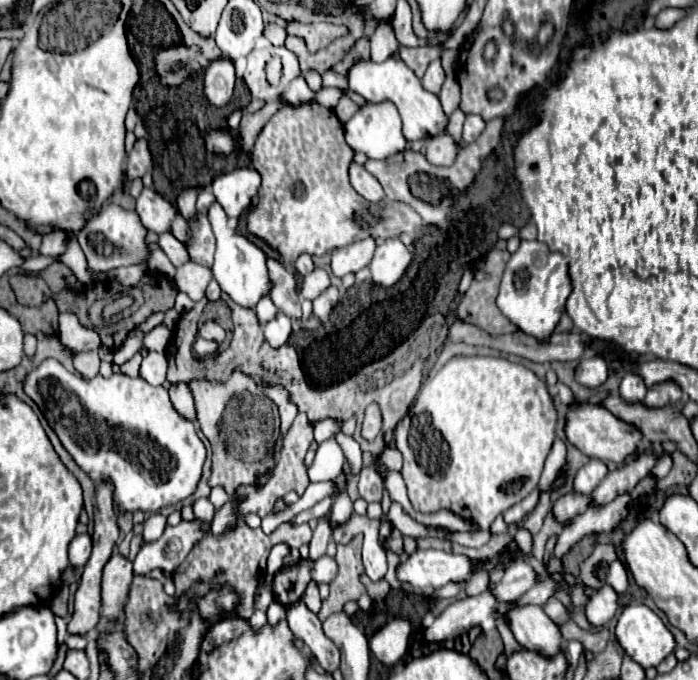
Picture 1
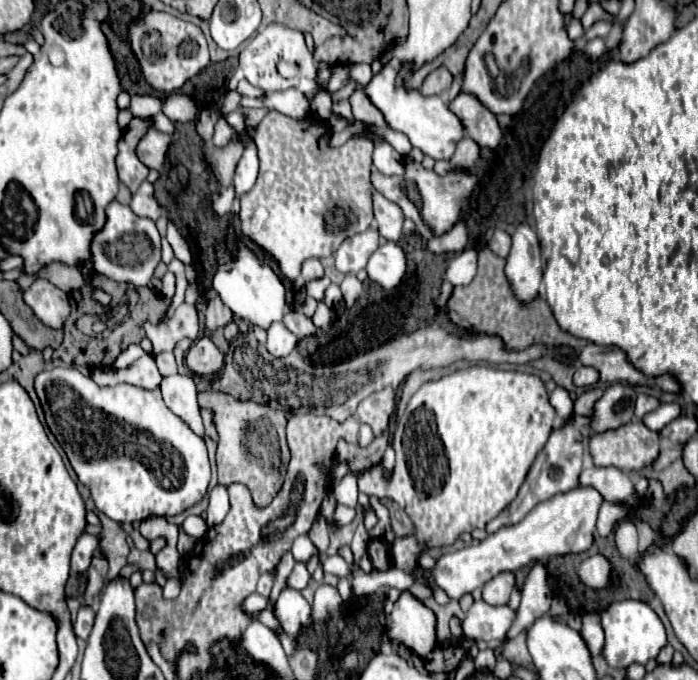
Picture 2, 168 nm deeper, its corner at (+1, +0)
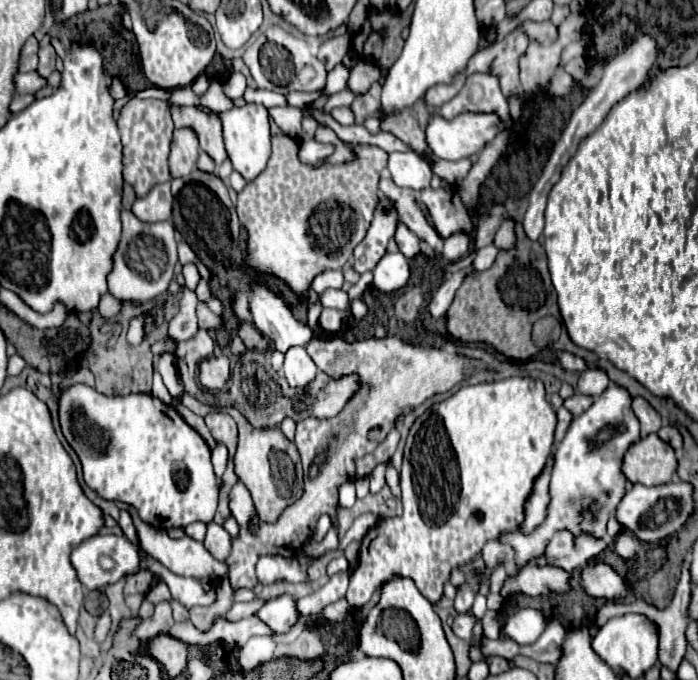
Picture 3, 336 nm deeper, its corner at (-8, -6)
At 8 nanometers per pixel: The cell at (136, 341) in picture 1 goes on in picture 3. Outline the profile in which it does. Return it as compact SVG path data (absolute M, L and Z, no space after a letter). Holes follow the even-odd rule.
M184 265L184 269L182 269L182 275L184 275L184 279L186 279L186 287L188 289L196 289L196 283L198 283L198 279L200 279L200 273L198 273L198 269L196 269L196 265Z

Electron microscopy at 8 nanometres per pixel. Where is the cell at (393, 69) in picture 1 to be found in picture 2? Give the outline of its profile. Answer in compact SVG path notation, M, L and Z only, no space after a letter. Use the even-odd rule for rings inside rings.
M391 63L383 65L383 69L365 87L365 93L369 95L373 105L381 109L389 127L405 133L413 147L421 149L425 155L433 159L451 159L455 145L465 135L461 119L437 95L423 97L419 91L407 91L407 87L395 87L395 73L397 71Z

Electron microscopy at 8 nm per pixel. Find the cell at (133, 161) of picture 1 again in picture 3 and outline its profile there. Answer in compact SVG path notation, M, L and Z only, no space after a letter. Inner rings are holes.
M176 129L172 135L170 145L170 175L172 177L188 177L190 171L196 167L196 159L200 153L198 137L192 129Z

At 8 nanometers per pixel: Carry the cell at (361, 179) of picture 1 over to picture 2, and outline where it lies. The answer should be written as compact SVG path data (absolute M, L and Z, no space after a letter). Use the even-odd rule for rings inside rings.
M373 191L373 209L379 233L387 241L399 241L403 237L403 213L399 205L387 201L381 193Z

